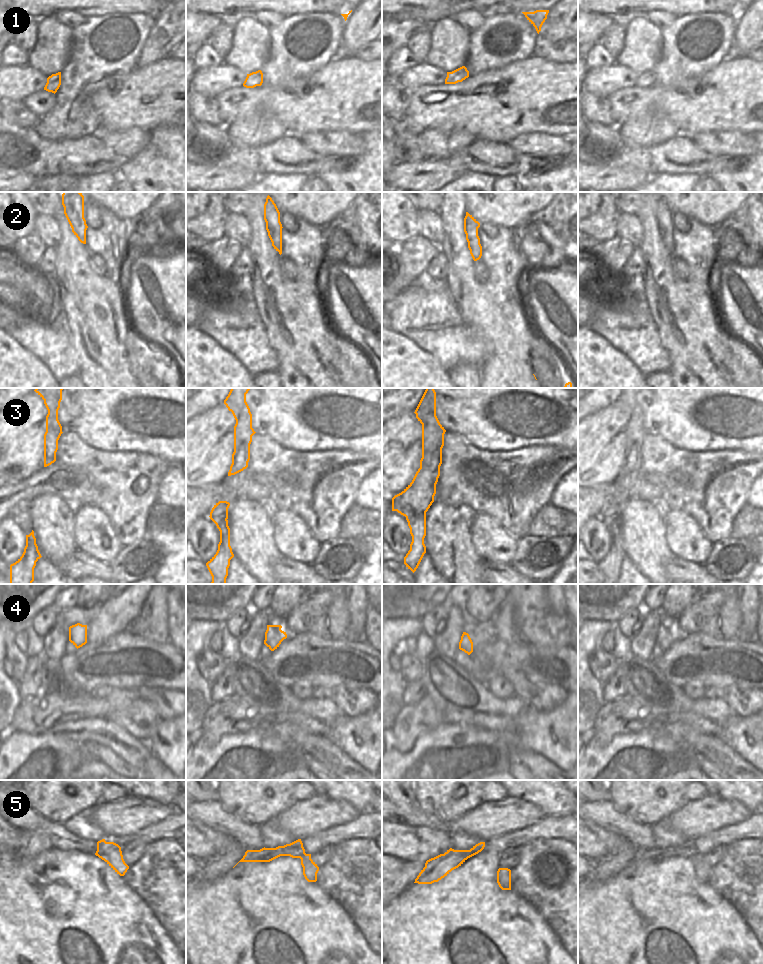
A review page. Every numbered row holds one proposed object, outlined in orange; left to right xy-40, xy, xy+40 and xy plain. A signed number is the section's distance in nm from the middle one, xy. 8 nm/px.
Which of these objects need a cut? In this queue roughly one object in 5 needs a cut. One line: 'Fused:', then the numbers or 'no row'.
Fused: no row

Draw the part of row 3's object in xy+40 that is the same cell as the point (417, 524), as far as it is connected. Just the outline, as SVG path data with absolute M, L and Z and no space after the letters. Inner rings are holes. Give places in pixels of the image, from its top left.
M426 388L414 413L422 424L420 468L412 482L392 498L392 511L405 516L410 528L412 542L404 557L404 564L413 573L426 553L426 512L434 502L446 432L436 416L434 388Z

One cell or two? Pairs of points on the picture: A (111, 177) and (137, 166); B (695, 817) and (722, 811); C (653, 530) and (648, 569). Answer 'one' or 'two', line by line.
A: two
B: one
C: one

